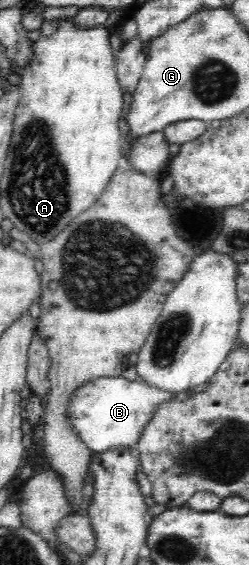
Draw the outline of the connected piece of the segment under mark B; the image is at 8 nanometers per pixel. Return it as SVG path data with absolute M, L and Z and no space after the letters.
M121 376L99 377L91 382L76 387L65 405L65 416L68 417L69 428L94 453L115 447L135 447L141 431L152 417L152 410L171 393L159 390L149 383L129 381Z

